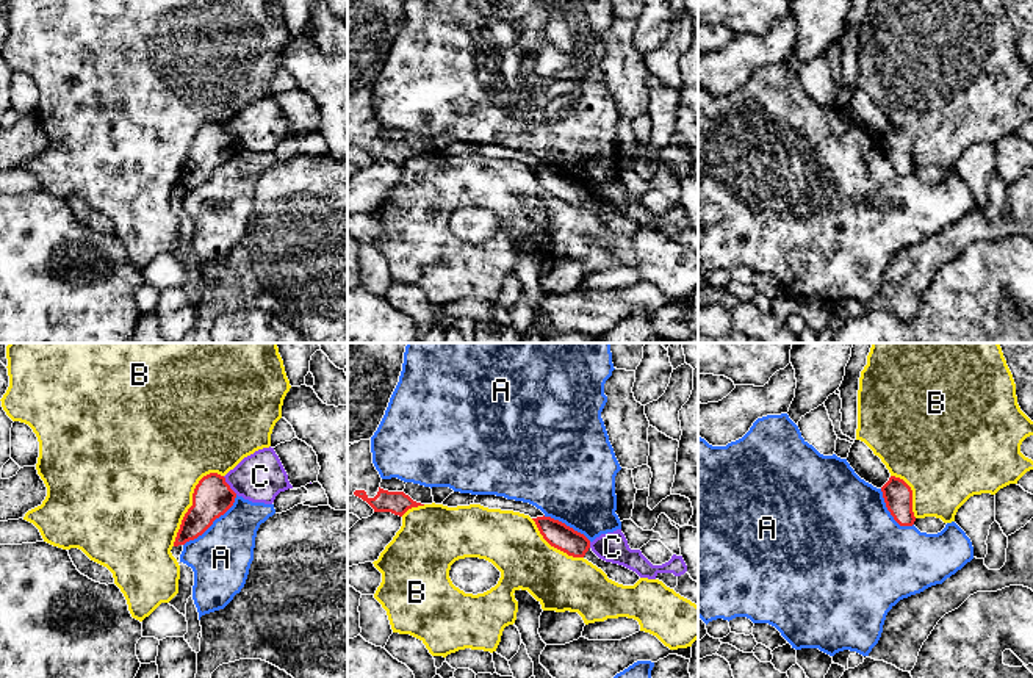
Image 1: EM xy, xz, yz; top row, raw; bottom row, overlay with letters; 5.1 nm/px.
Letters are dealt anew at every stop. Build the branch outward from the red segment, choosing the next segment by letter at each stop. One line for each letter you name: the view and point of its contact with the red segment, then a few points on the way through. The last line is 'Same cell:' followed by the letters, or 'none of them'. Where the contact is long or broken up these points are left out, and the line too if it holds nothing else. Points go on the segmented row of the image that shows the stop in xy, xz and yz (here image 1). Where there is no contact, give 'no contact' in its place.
Same cell: none of them

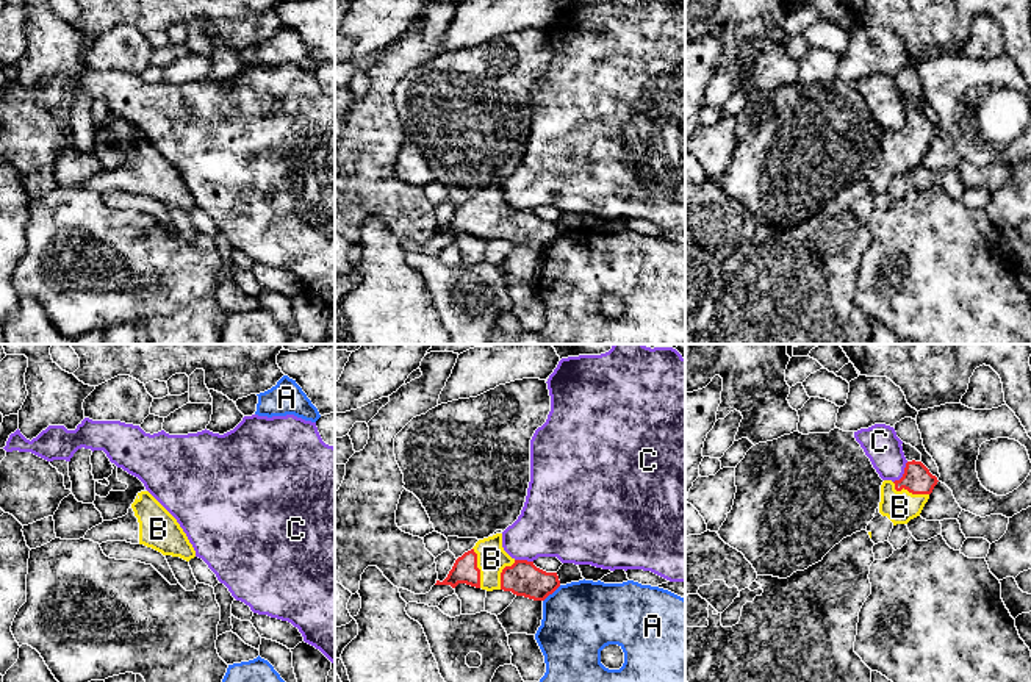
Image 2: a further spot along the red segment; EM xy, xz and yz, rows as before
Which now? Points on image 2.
B: contact yz (909, 491); way yz (917, 479), (917, 484), (909, 491), (900, 502), (900, 507)
Same cell: B

